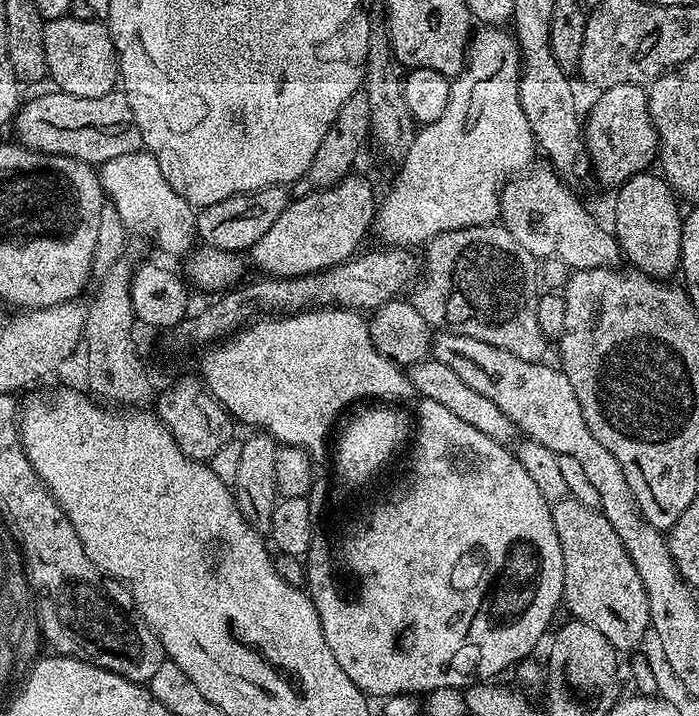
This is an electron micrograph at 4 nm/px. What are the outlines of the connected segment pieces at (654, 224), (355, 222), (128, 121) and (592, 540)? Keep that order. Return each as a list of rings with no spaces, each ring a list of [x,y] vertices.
[[[655,171],[639,172],[615,189],[616,205],[612,208],[612,220],[616,223],[614,235],[620,244],[623,259],[637,272],[645,272],[655,280],[667,281],[680,272],[682,254],[681,205],[663,175]]]
[[[349,174],[329,188],[316,188],[288,203],[282,218],[250,250],[253,262],[264,271],[261,273],[272,278],[308,276],[338,266],[361,251],[360,243],[376,218],[378,192],[376,196],[366,177],[356,175]]]
[[[59,90],[51,91],[44,92],[33,100],[25,99],[14,117],[15,139],[24,147],[33,148],[41,154],[73,156],[76,160],[93,166],[110,162],[110,158],[118,158],[122,154],[134,154],[144,148],[138,122],[134,122],[134,110],[130,110],[130,102],[124,97],[123,91],[113,90],[110,94],[102,94],[102,98],[78,98]]]
[[[565,498],[552,504],[554,530],[562,546],[564,563],[563,603],[575,619],[594,626],[614,646],[617,653],[624,654],[631,648],[639,649],[643,635],[650,627],[650,610],[642,578],[622,546],[622,538],[614,534],[614,526],[606,522],[599,508],[582,506],[582,502]]]

